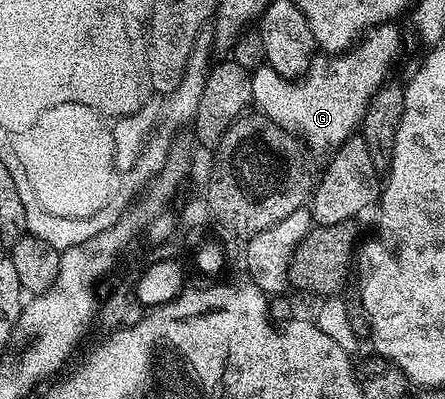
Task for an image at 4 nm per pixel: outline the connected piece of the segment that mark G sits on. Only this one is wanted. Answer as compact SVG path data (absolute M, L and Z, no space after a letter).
M393 22L378 24L377 27L370 28L356 46L340 54L318 55L310 64L309 71L298 80L287 80L268 66L252 69L252 107L260 115L266 116L271 122L275 122L306 145L318 144L321 148L336 150L342 142L360 129L361 120L365 116L371 98L390 79L389 71L401 56L401 32L396 28L397 26Z

